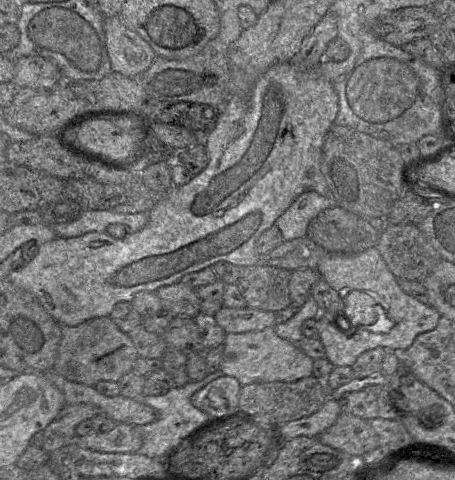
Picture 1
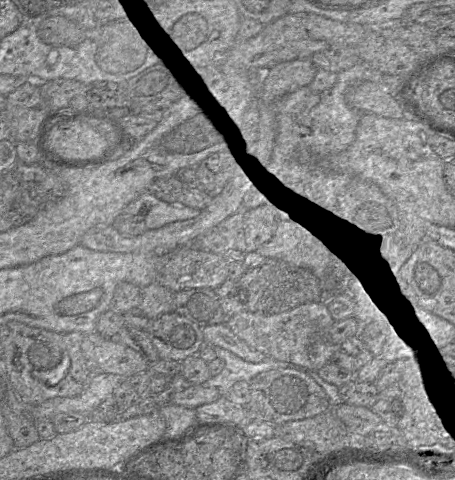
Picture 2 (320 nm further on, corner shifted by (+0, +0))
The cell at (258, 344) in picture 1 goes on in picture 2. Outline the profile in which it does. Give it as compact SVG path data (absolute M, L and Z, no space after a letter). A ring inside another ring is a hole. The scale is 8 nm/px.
M224 323L202 329L204 343L223 348L249 363L264 362L265 358L246 346Z

